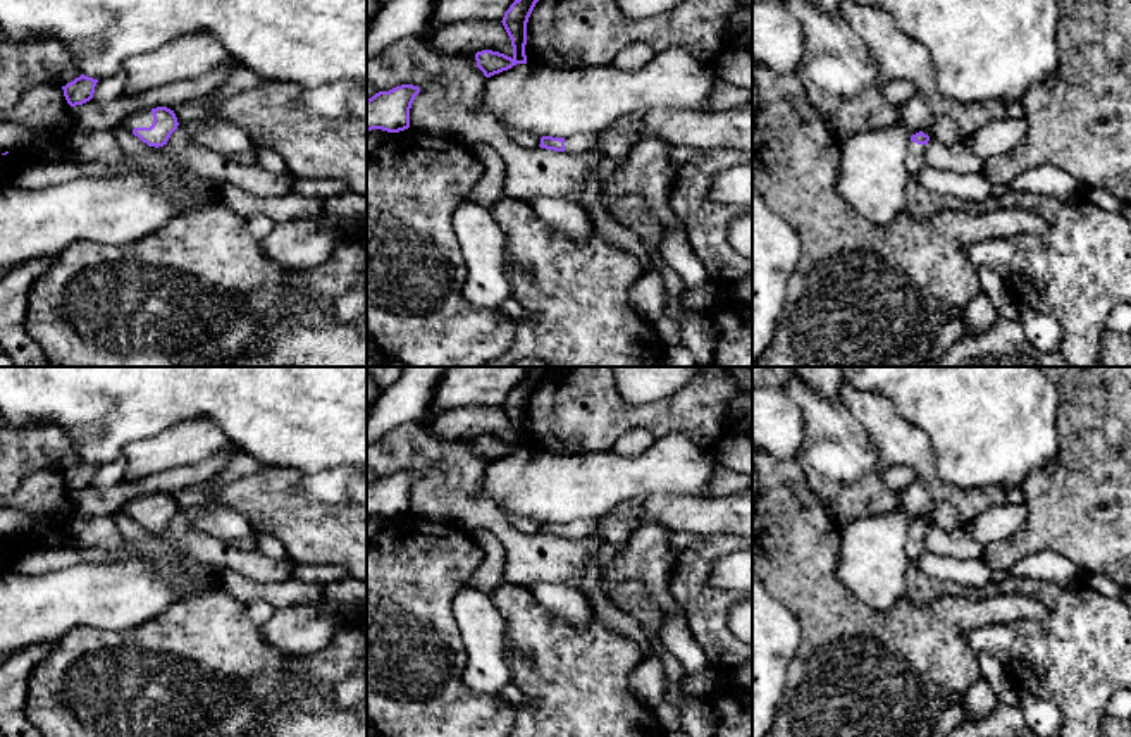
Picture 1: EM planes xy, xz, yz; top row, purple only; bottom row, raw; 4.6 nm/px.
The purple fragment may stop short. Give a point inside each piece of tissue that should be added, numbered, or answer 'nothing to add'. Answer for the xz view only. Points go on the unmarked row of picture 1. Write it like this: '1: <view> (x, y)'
1: xz (580, 529)

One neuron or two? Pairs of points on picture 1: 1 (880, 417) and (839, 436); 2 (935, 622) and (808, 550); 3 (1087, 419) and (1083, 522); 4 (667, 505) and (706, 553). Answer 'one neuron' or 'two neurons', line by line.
1: two neurons
2: one neuron
3: one neuron
4: two neurons

